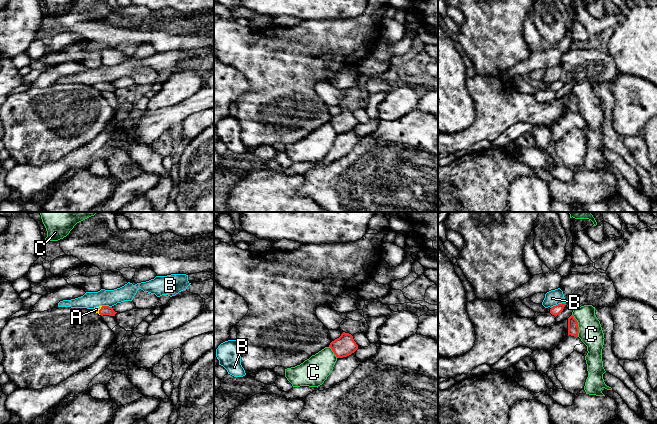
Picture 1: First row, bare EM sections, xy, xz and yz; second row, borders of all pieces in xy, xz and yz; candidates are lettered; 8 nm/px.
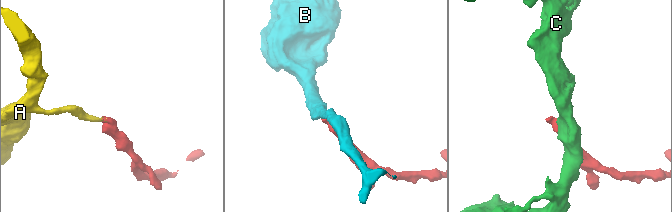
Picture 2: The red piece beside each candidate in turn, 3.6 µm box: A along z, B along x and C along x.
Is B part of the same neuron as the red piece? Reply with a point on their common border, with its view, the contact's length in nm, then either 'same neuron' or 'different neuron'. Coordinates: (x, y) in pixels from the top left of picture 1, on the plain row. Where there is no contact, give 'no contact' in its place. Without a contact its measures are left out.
yz (558, 80) | 130 nm | different neuron

